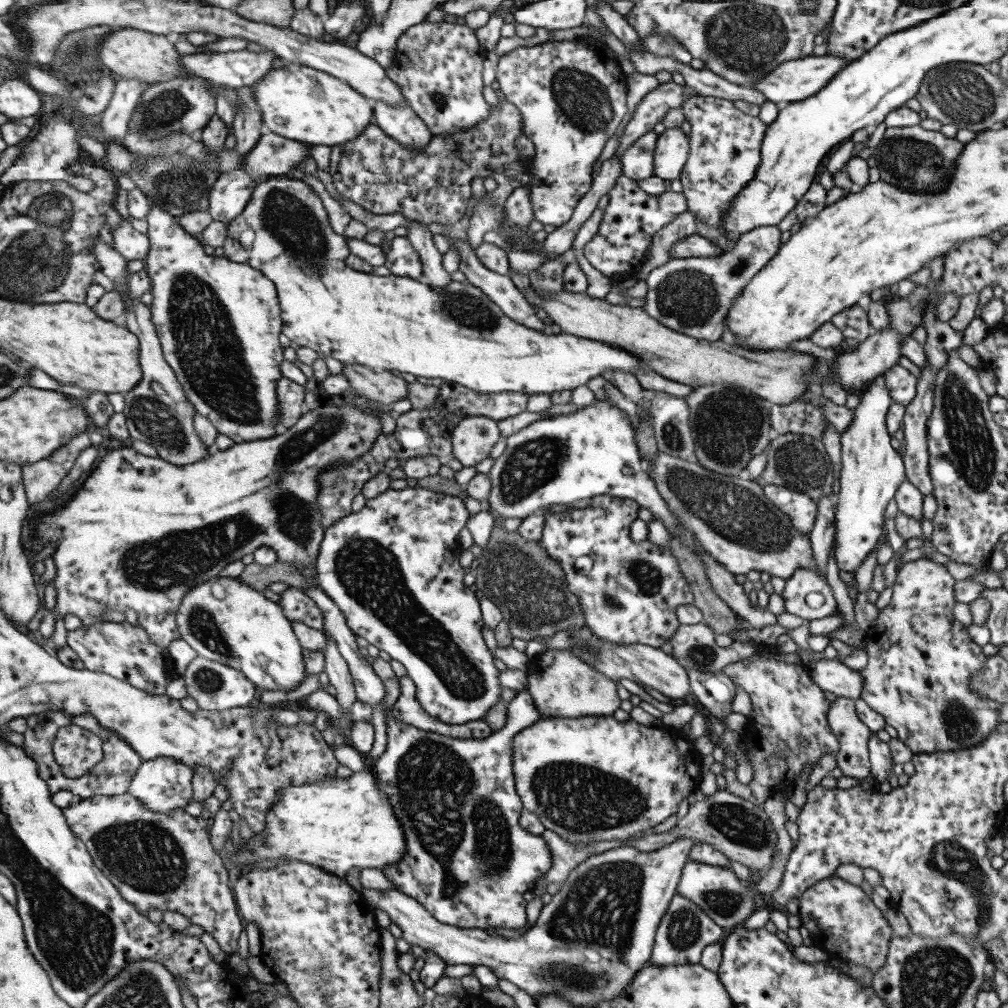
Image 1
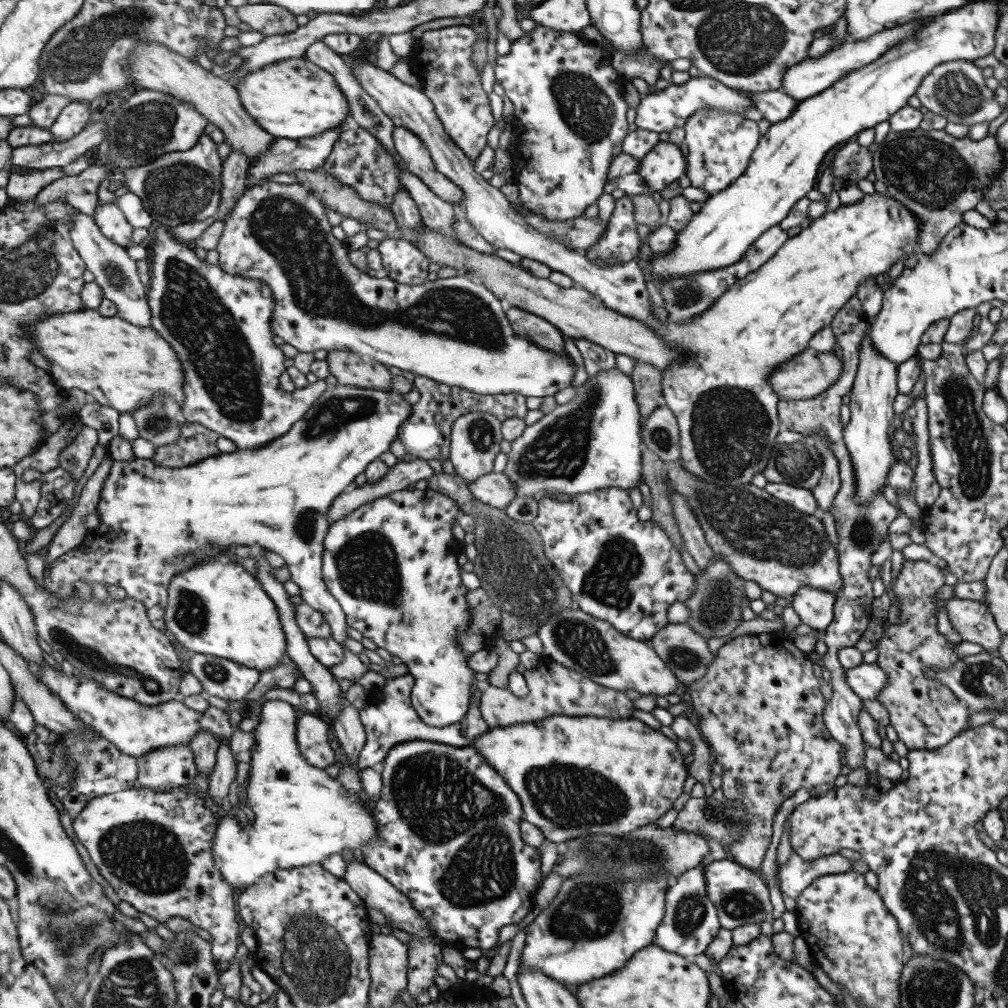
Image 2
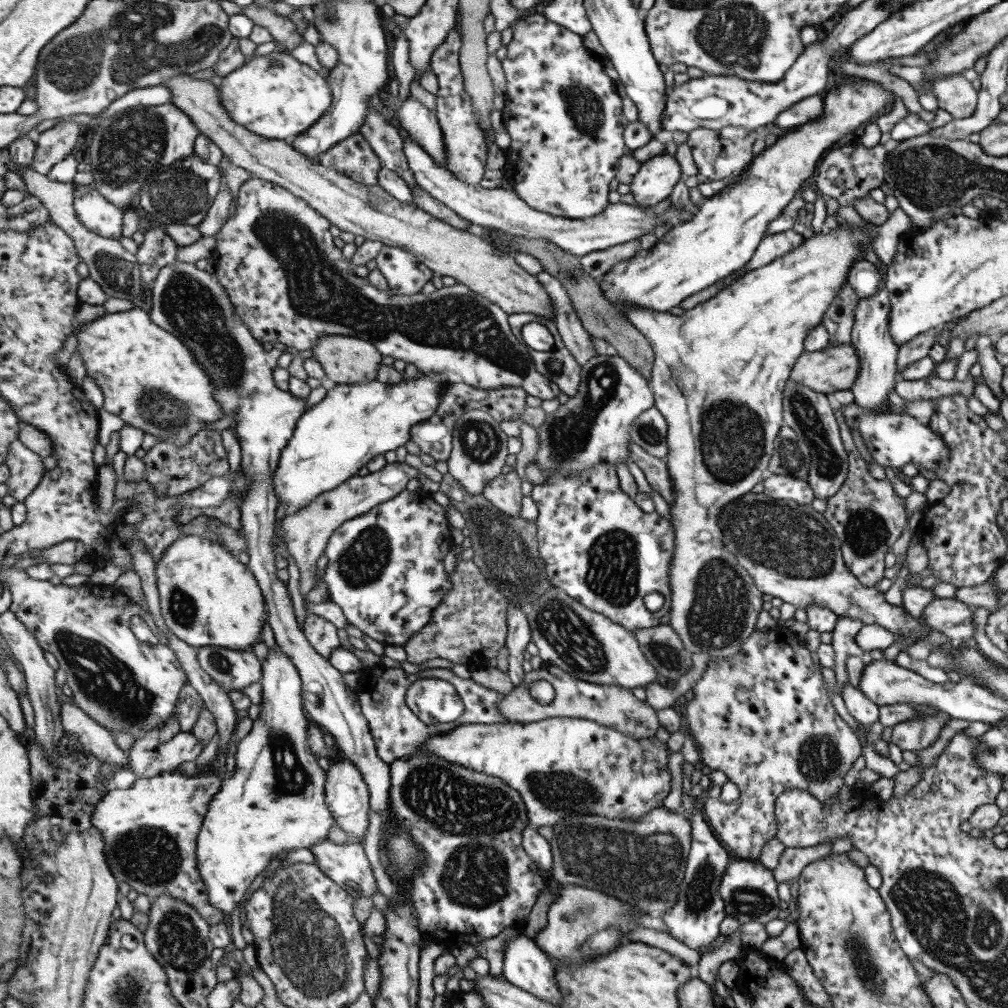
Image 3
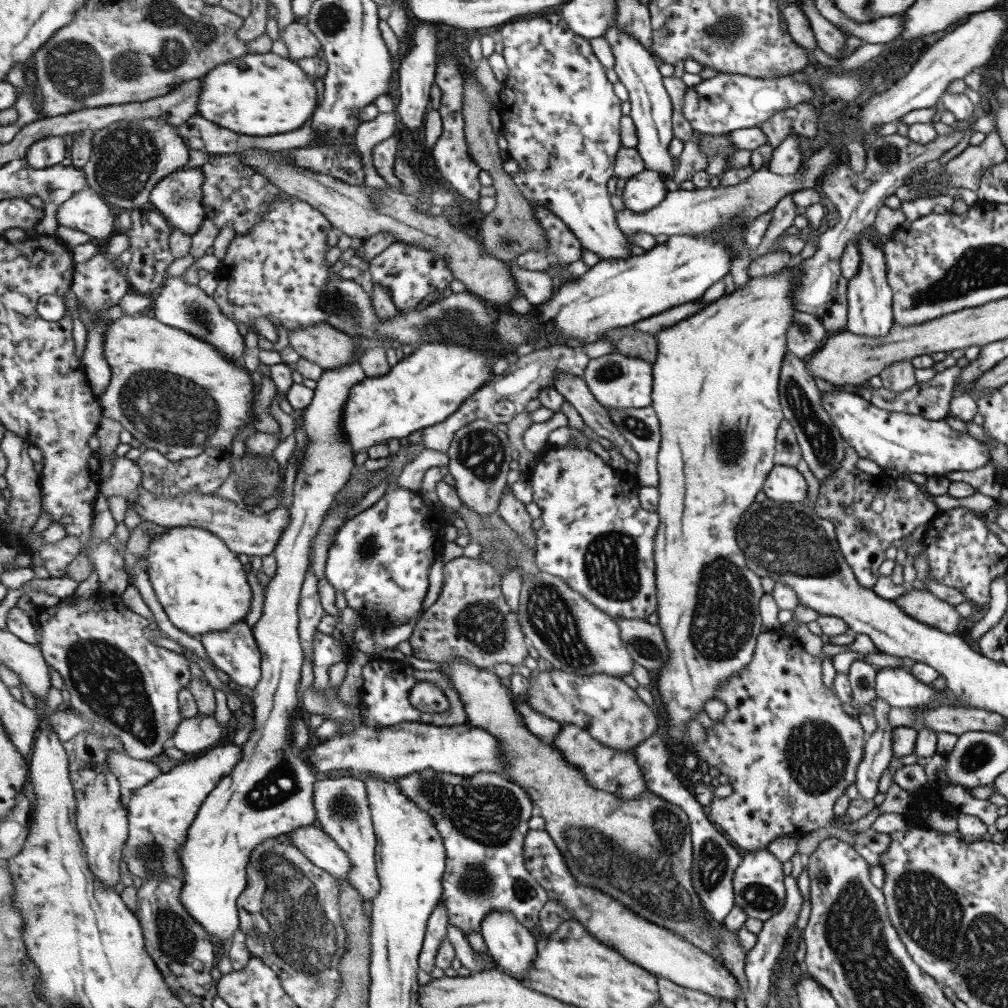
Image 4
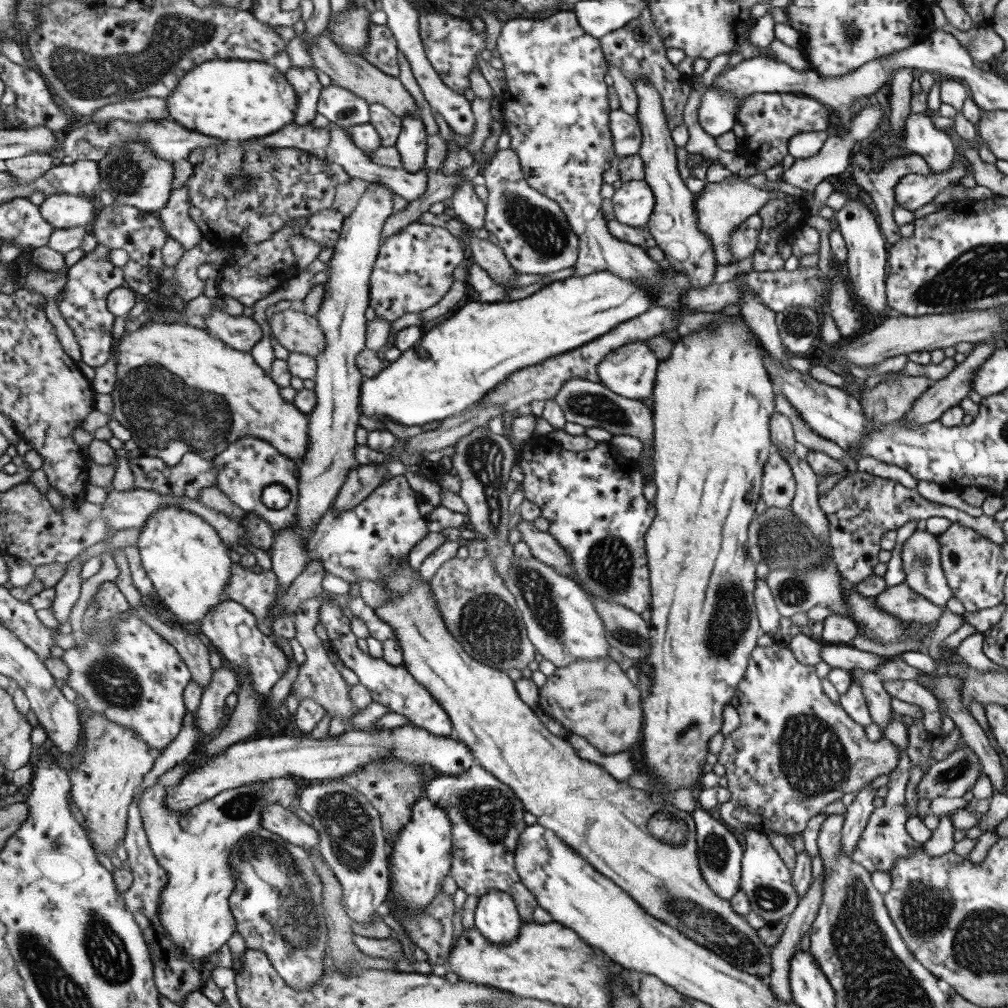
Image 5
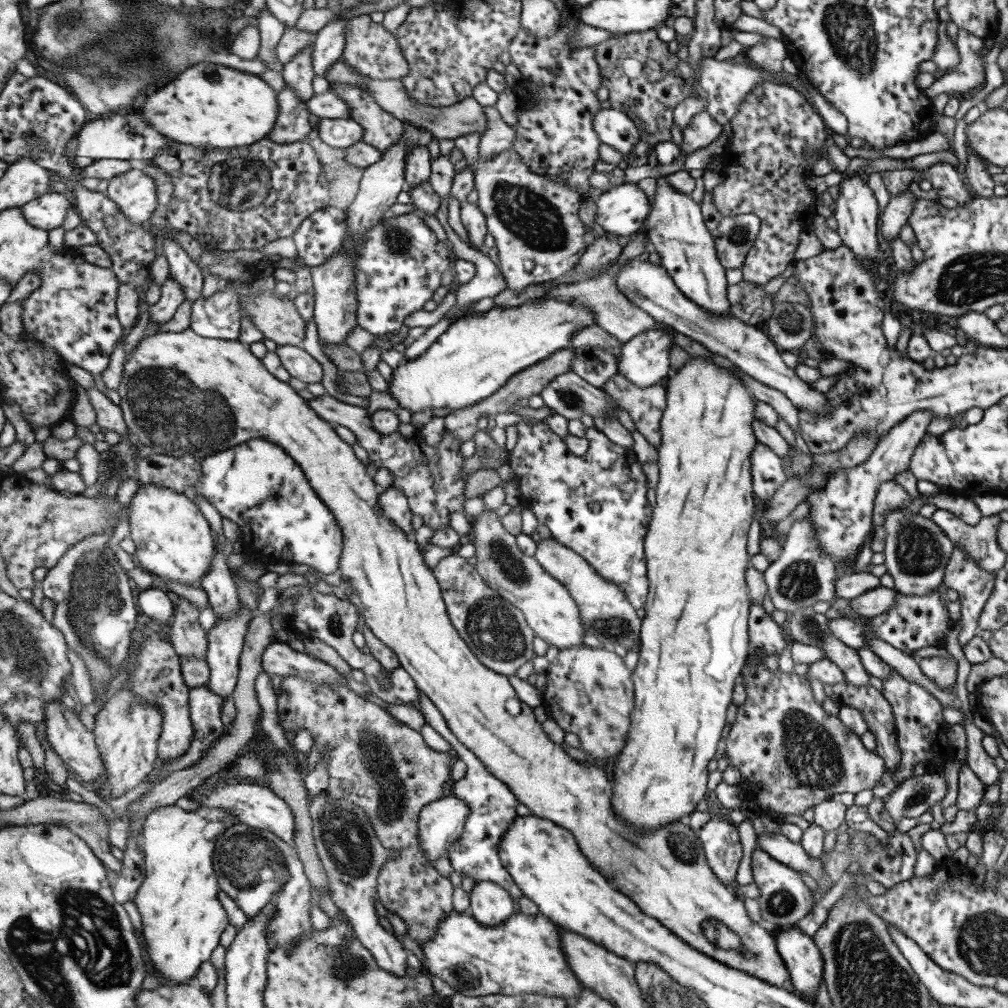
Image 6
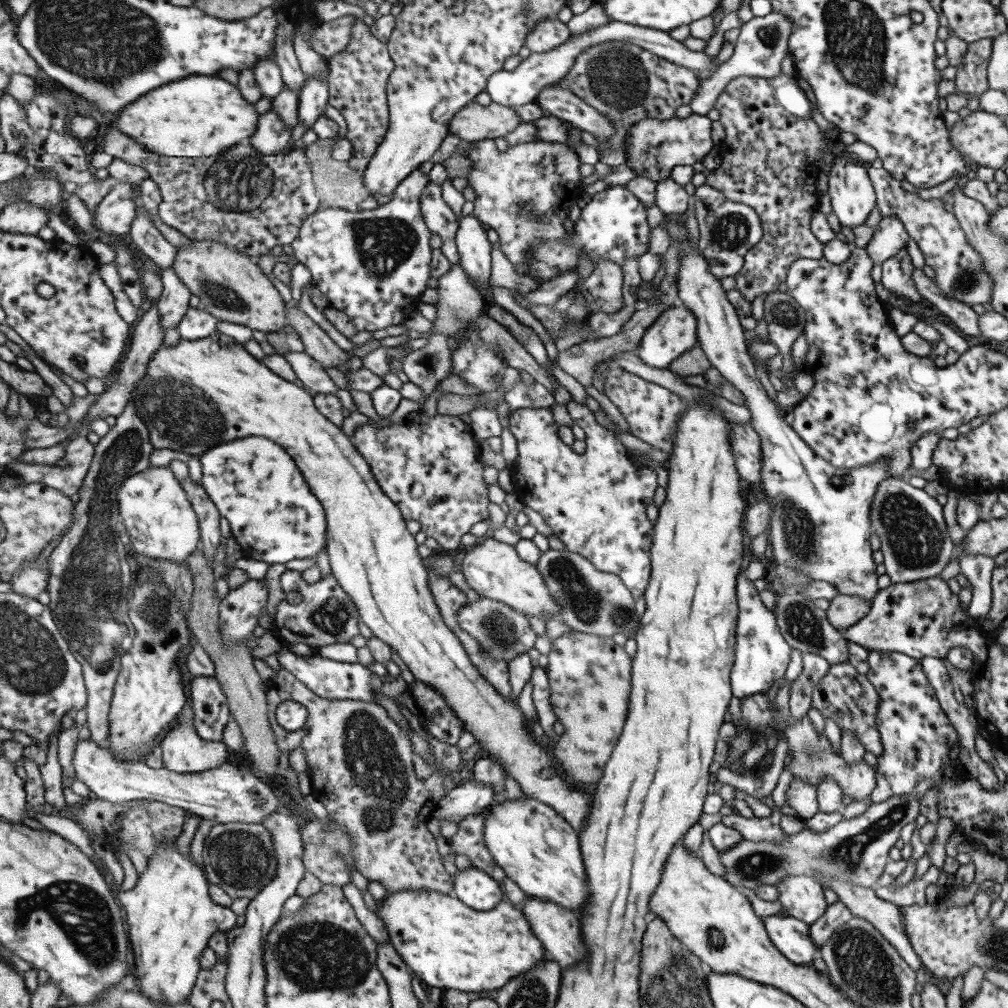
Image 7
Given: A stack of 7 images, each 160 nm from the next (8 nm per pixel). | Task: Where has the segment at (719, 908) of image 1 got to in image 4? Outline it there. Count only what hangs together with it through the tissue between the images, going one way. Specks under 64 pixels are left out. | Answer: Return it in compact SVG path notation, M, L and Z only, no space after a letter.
M766 848L743 852L732 878L734 905L740 906L741 910L744 910L746 918L757 918L761 922L771 918L784 905L783 877L782 862L779 862Z

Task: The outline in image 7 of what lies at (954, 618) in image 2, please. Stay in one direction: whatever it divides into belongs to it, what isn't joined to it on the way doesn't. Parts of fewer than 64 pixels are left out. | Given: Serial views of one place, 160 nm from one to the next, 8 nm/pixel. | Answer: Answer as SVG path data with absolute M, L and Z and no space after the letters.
M845 594L835 596L830 601L829 608L824 611L827 621L833 628L843 633L846 628L859 621L869 611L872 600L865 601L865 599Z

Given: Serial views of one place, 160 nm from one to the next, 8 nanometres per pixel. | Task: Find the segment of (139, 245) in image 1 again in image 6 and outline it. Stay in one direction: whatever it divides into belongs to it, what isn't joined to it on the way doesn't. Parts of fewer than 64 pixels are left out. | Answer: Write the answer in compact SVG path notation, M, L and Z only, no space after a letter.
M47 193L22 206L24 217L33 225L45 230L62 227L67 208L76 208L75 198L63 193Z

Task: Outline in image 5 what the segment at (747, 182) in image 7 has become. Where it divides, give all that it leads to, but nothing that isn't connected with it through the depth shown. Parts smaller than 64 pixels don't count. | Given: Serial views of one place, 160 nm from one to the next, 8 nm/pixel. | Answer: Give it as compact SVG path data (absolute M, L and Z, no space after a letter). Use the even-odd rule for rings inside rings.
M753 93L746 96L737 114L737 124L745 131L745 144L734 152L743 157L758 172L763 172L771 166L779 165L783 156L787 156L787 143L791 136L801 132L820 132L832 121L829 108L811 97L795 93ZM787 195L781 199L769 199L756 213L760 216L761 226L758 234L758 246L750 255L753 271L777 271L784 268L784 260L777 254L778 242L791 238L792 231L803 225L808 218L804 201Z

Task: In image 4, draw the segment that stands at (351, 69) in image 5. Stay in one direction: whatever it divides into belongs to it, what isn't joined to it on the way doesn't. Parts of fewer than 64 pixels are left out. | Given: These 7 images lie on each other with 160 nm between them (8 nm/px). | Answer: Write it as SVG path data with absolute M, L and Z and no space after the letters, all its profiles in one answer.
M292 23L281 33L281 38L289 48L289 56L297 62L308 57L317 57L321 52L321 41L305 24Z

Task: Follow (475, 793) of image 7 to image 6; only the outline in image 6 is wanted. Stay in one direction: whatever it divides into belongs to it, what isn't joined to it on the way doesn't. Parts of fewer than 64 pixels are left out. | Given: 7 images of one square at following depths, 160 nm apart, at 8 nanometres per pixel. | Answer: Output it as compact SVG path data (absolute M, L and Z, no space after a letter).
M450 793L421 811L420 841L433 866L459 840L471 811L469 803Z

